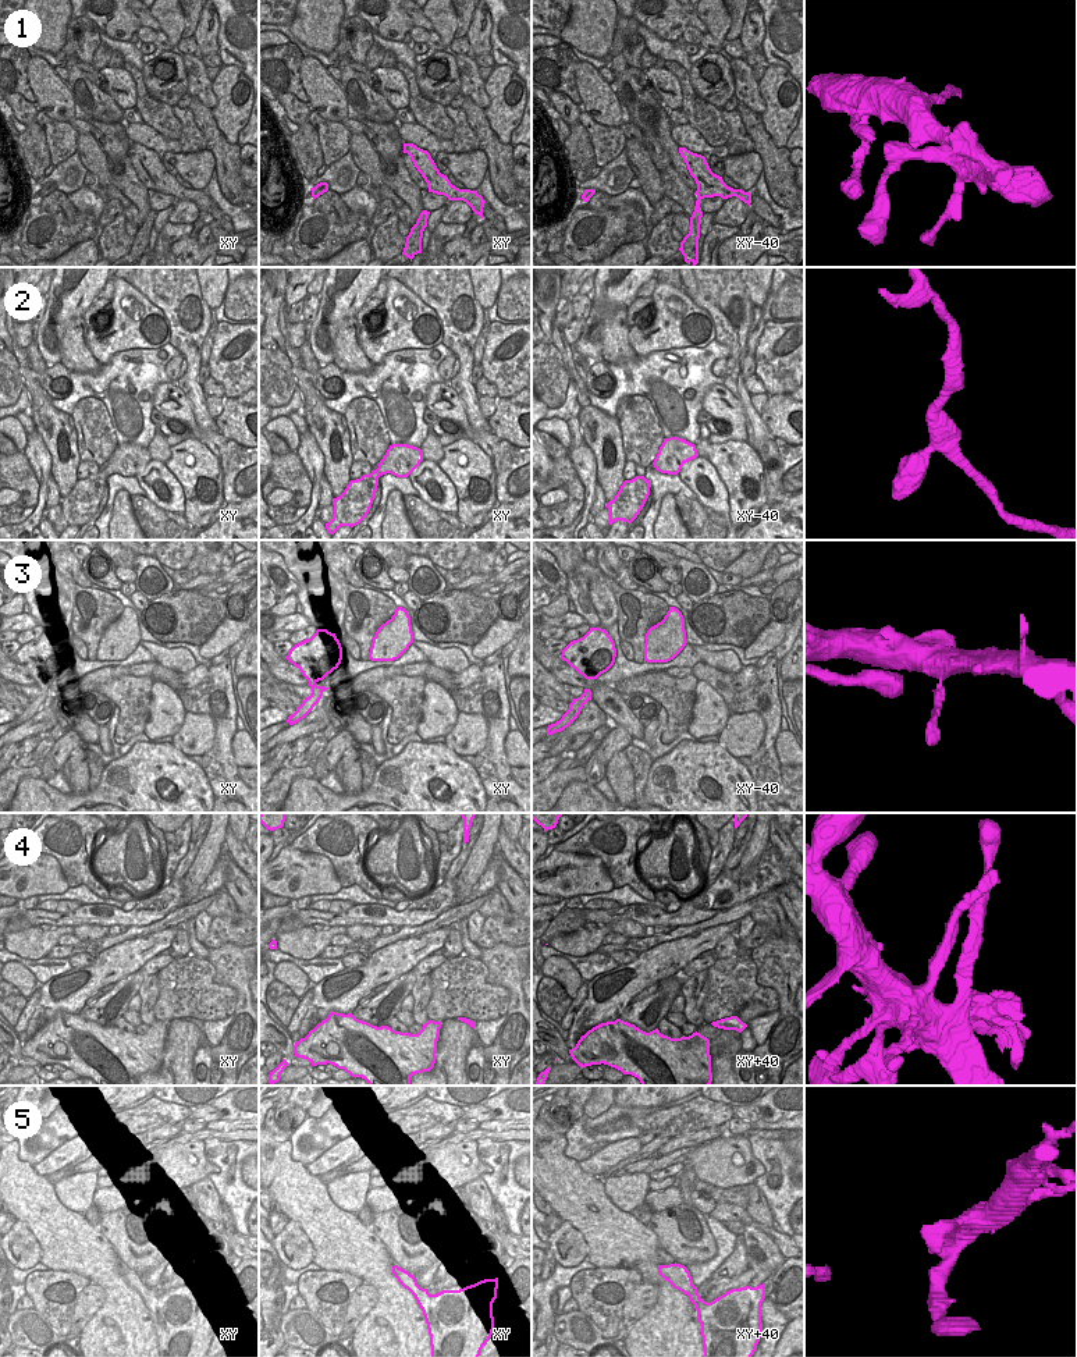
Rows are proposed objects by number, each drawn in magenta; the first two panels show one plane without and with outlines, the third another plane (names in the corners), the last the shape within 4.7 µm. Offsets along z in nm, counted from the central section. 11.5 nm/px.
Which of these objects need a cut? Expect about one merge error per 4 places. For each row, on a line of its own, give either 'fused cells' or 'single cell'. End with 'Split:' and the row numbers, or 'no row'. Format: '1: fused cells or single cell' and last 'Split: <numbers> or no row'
1: single cell
2: single cell
3: single cell
4: single cell
5: single cell
Split: no row

